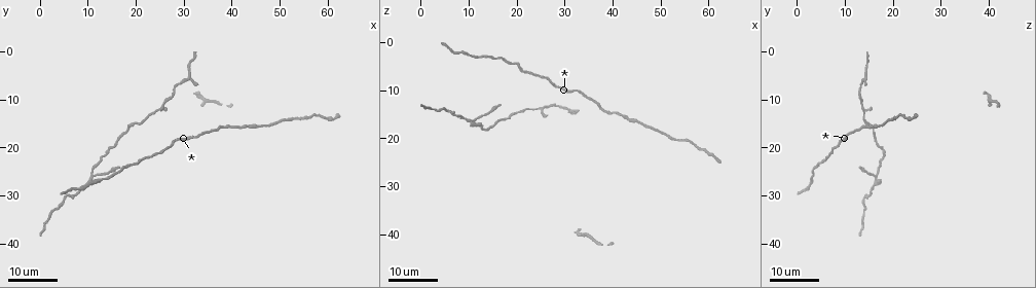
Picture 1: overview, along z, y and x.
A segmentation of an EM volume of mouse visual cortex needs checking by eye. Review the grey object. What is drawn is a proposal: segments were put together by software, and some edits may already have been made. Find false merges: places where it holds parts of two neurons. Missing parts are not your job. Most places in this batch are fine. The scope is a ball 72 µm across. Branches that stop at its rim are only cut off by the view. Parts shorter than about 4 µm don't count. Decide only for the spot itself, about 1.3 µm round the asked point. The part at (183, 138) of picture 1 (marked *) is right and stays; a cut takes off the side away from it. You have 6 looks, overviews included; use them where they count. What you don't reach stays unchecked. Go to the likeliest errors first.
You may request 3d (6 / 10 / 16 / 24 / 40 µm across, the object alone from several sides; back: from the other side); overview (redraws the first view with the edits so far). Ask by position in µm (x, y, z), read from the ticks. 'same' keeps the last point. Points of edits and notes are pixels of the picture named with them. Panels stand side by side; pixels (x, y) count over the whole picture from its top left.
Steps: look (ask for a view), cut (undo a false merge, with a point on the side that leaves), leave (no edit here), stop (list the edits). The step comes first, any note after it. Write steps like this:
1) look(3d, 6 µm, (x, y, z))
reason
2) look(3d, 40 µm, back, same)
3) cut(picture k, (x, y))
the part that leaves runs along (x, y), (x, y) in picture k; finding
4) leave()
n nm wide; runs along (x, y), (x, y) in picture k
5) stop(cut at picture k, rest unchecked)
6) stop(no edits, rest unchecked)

look(3d, 16 µm, (25.5, 11.5, 14.0))
thin arm on a thick one

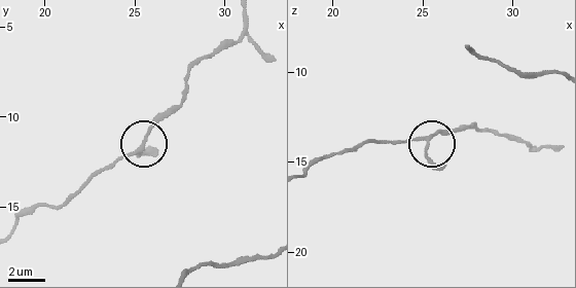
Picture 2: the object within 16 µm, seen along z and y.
look(3d, 10 µm, (25.4, 11.8, 13.7))

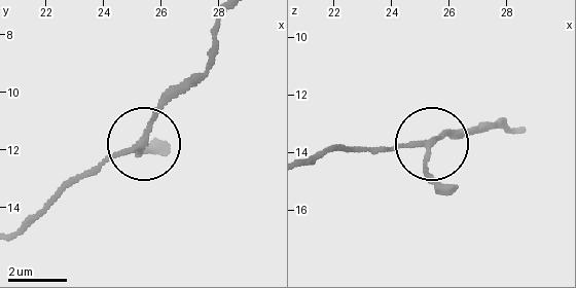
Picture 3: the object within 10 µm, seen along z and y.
look(3d, 10 µm, back, (25.2, 11.8, 13.6))
other side

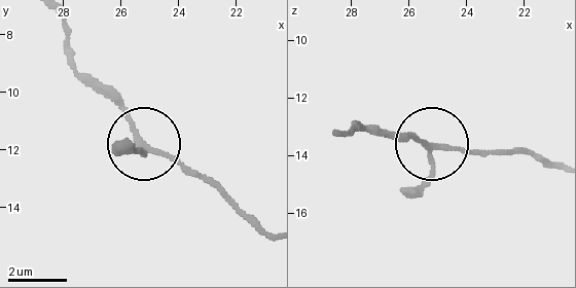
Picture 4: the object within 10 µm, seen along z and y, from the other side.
leave()
160 nm wide; continuous, no second neuron

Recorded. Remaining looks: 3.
look(3d, 16 µm, (31.0, 5.0, 14.0))
thin arm on a thick one

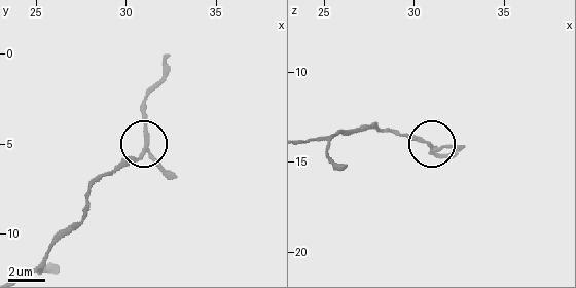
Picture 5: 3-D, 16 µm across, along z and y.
look(3d, 10 µm, (31.2, 5.5, 14.2))

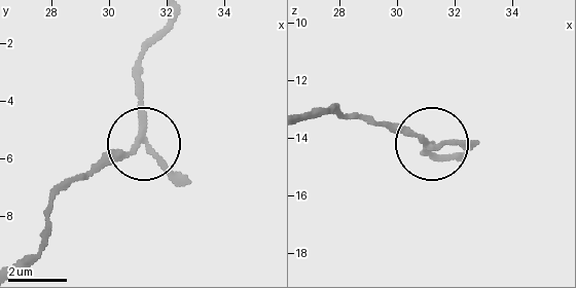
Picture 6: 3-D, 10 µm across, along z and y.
leave()
3 arms; one neuron here

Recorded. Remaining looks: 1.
stop(no edits, rest unchecked)

